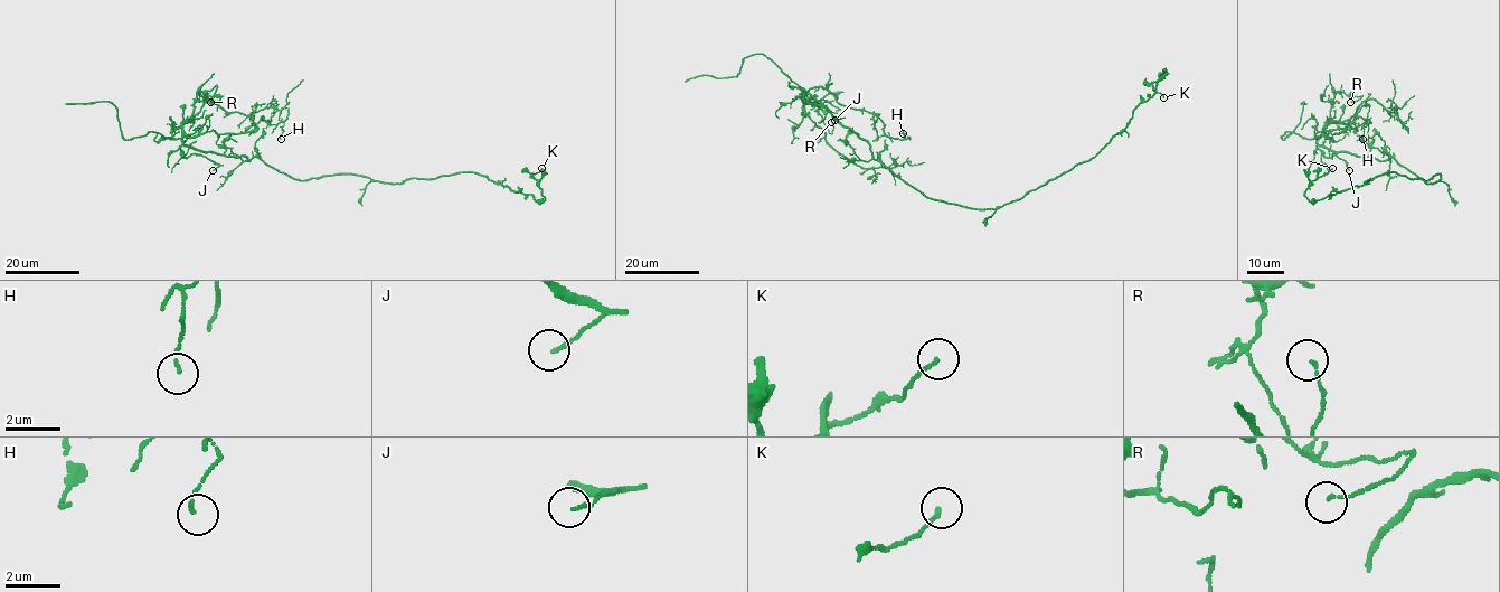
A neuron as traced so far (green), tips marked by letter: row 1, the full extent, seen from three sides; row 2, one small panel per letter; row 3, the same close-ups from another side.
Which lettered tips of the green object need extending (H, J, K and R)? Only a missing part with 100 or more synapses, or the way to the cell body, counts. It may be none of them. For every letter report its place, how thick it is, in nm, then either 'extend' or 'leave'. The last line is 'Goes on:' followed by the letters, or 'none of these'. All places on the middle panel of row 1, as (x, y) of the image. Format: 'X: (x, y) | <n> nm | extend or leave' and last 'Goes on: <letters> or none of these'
H: (903, 133) | 100 nm | leave
J: (835, 120) | 120 nm | leave
K: (1163, 97) | 150 nm | leave
R: (831, 122) | 110 nm | leave
Goes on: none of these

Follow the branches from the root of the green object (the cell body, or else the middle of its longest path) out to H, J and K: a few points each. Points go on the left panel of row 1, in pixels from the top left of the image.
H: (293, 179), (256, 157), (199, 151), (182, 138), (252, 132), (263, 116), (283, 123), (281, 139)
J: (293, 179), (256, 157), (179, 148), (182, 157), (201, 154), (216, 162), (213, 170)
K: (293, 179), (355, 174), (402, 182), (475, 172), (544, 200), (538, 182), (530, 177), (541, 168)

